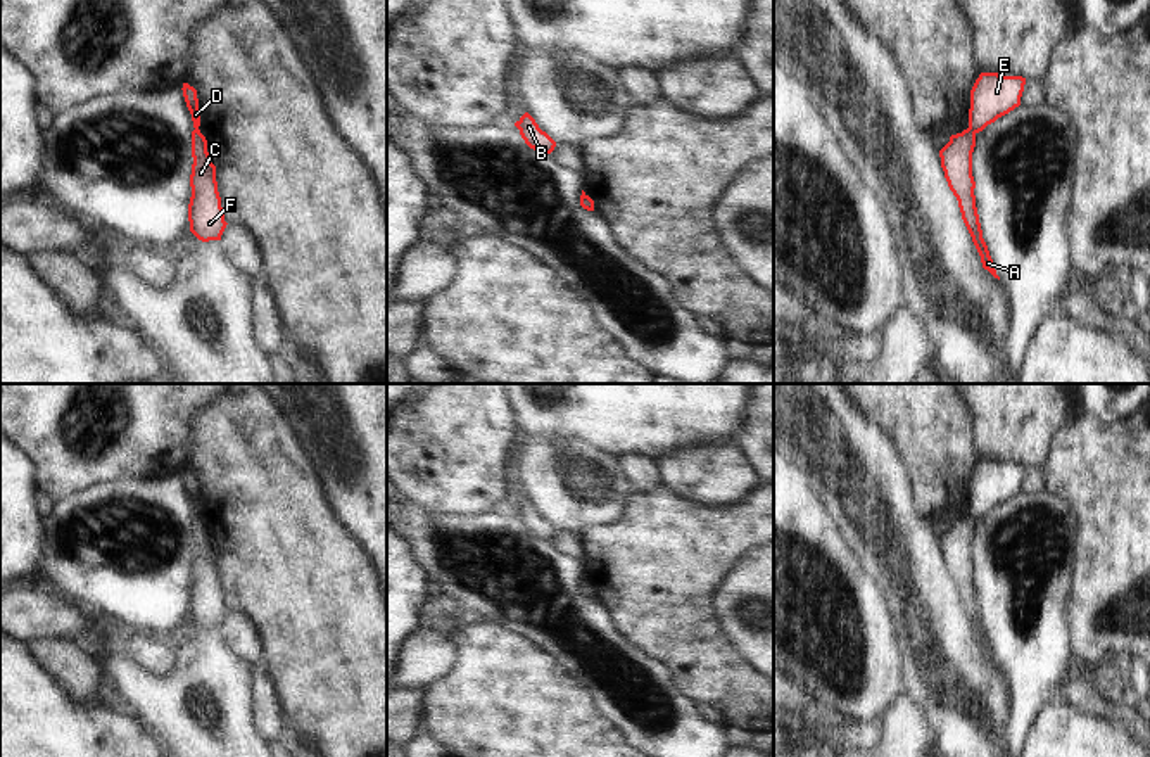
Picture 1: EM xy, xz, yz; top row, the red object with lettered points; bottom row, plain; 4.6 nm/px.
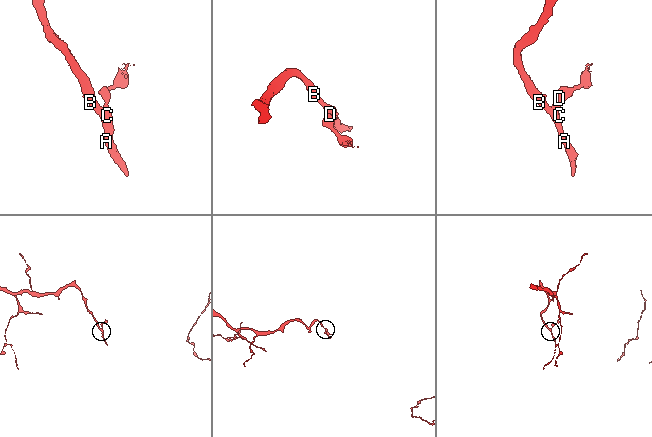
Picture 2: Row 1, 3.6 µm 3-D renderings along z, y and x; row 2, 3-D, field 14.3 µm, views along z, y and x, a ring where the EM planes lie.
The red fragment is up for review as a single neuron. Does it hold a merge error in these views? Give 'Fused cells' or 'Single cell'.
Fused cells

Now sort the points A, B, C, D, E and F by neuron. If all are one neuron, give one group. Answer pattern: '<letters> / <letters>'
A B C F / D E

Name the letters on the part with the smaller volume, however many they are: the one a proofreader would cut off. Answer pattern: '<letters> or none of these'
D, E

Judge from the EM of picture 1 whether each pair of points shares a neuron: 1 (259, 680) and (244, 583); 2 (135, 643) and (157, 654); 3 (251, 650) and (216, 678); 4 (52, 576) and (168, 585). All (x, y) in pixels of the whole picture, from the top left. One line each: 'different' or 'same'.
1: different
2: same
3: different
4: same

